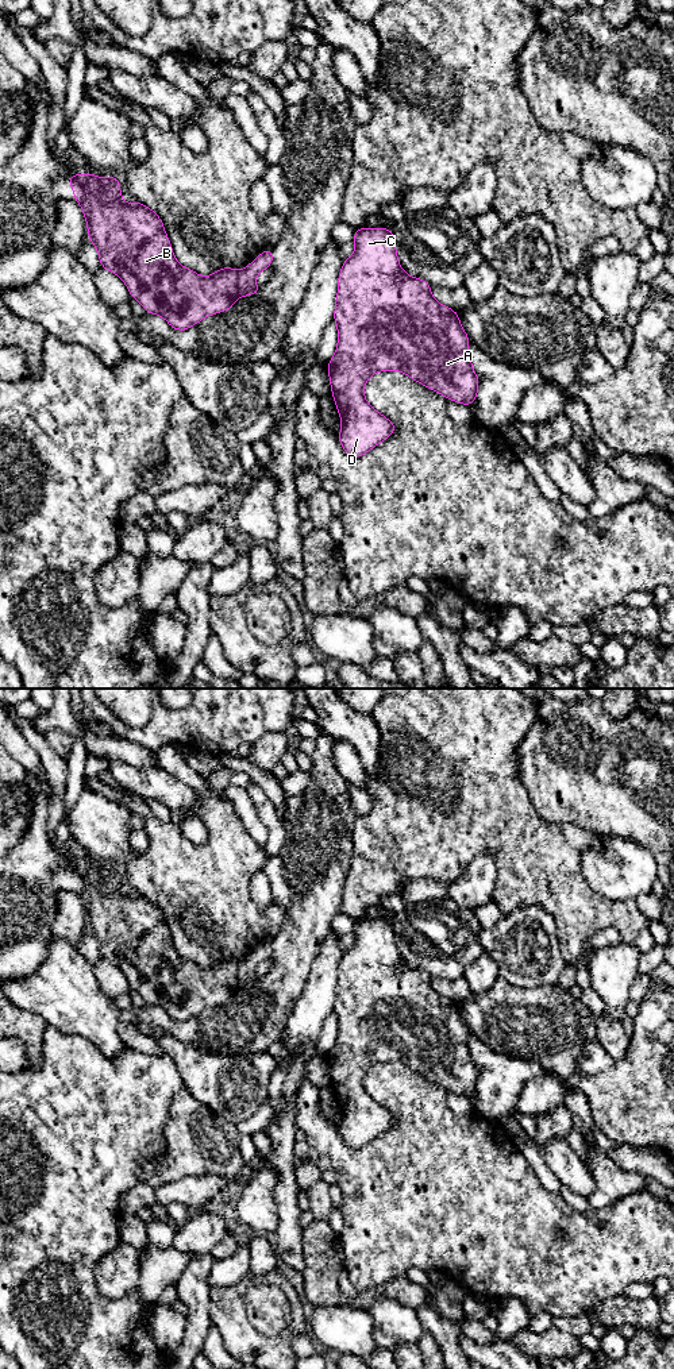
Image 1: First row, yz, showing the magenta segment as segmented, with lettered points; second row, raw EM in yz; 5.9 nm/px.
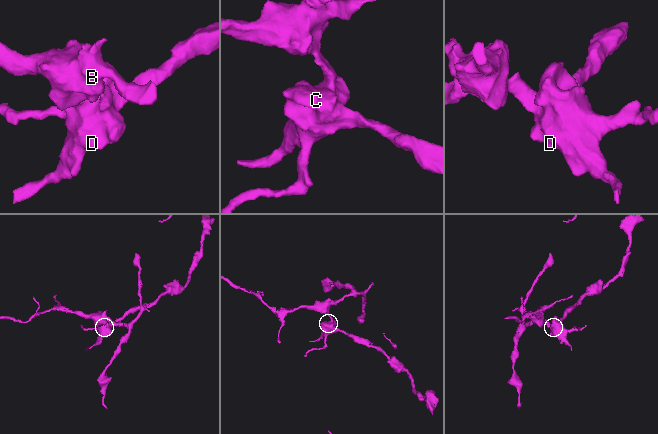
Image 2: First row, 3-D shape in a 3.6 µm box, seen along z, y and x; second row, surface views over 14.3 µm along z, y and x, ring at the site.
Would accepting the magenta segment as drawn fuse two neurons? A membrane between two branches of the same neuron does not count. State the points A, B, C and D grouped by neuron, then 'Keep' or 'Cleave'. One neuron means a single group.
Groups: A C D / B. Cleave

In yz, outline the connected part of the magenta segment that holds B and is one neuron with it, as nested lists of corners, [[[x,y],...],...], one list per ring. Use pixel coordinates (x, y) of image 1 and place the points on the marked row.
[[[74,174],[69,178],[74,200],[81,205],[88,225],[89,240],[97,250],[101,267],[123,279],[134,297],[147,313],[162,316],[172,328],[185,331],[205,316],[228,311],[240,297],[238,274],[232,267],[223,267],[212,275],[199,275],[182,267],[165,232],[158,215],[140,204],[122,200],[120,181],[99,174]]]

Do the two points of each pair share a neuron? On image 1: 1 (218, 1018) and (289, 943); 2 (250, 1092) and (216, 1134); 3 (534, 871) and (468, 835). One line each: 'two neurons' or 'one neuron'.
1: one neuron
2: two neurons
3: one neuron

